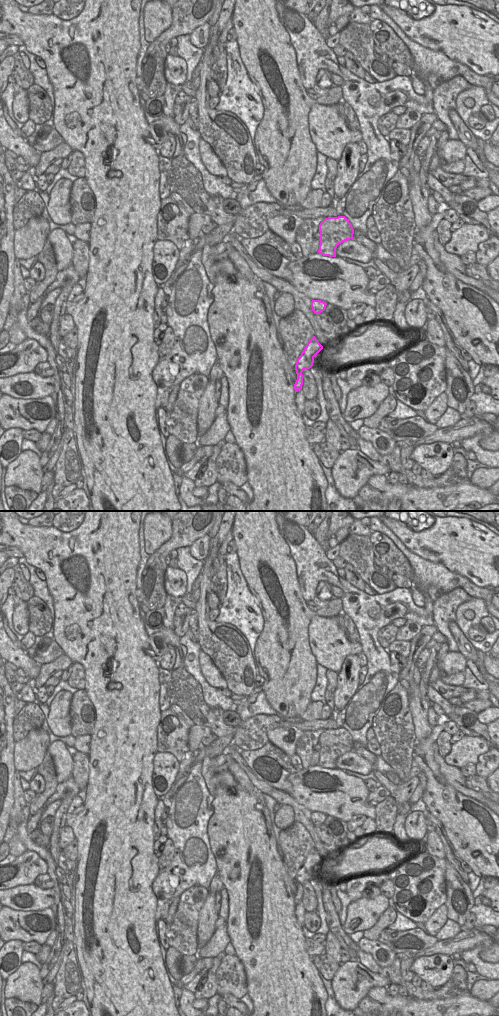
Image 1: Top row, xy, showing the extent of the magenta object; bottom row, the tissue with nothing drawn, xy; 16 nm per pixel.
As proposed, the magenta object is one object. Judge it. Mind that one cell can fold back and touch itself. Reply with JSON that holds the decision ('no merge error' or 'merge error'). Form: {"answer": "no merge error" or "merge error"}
{"answer": "merge error"}

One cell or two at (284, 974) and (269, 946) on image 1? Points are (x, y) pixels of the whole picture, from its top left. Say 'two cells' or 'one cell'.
one cell

